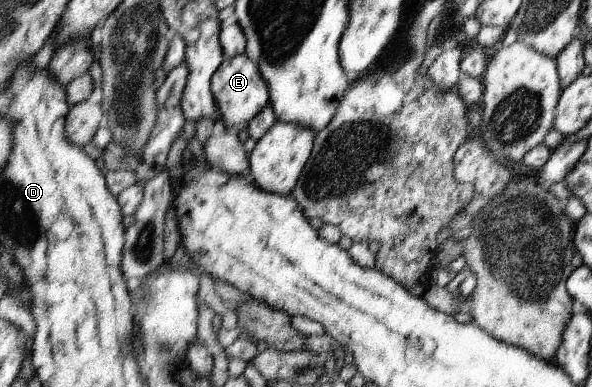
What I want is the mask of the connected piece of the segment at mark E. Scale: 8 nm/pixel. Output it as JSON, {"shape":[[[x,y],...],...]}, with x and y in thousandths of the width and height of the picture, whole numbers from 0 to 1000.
{"shape":[[[416,137],[378,155],[358,202],[358,243],[372,276],[372,310],[383,336],[395,341],[419,333],[424,305],[431,305],[451,269],[456,269],[453,217],[448,214],[432,160]]]}

